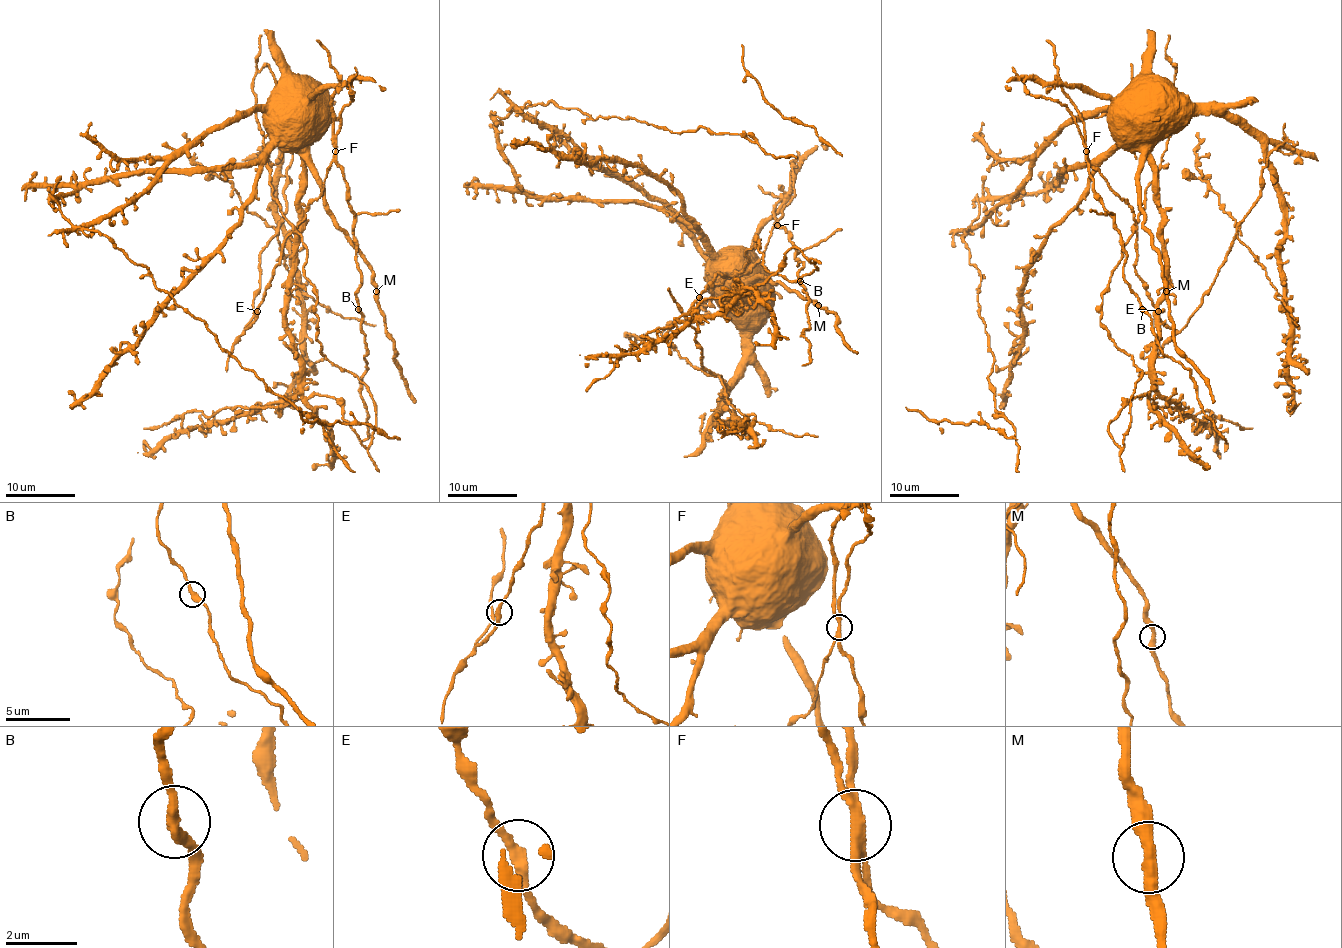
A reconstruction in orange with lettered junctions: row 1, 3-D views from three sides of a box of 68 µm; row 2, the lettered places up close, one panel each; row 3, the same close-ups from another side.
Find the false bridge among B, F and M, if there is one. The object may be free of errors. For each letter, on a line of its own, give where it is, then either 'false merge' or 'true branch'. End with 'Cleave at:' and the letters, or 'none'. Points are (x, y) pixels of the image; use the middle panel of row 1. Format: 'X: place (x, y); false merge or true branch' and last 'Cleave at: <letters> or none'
B: place (800, 281); true branch
F: place (777, 225); false merge
M: place (818, 305); true branch
Cleave at: F

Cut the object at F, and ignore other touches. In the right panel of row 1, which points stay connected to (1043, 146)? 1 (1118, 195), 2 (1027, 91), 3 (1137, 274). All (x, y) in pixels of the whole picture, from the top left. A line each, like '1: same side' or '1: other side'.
1: other side
2: other side
3: other side

